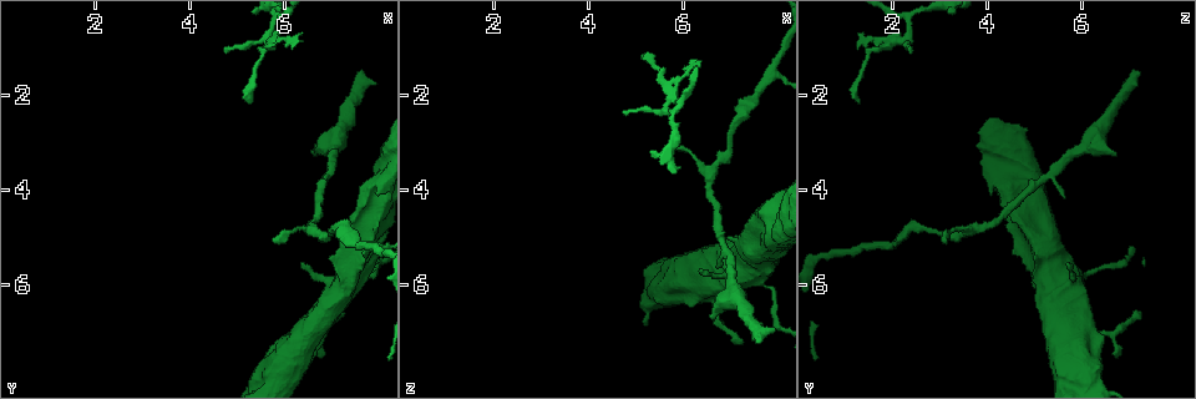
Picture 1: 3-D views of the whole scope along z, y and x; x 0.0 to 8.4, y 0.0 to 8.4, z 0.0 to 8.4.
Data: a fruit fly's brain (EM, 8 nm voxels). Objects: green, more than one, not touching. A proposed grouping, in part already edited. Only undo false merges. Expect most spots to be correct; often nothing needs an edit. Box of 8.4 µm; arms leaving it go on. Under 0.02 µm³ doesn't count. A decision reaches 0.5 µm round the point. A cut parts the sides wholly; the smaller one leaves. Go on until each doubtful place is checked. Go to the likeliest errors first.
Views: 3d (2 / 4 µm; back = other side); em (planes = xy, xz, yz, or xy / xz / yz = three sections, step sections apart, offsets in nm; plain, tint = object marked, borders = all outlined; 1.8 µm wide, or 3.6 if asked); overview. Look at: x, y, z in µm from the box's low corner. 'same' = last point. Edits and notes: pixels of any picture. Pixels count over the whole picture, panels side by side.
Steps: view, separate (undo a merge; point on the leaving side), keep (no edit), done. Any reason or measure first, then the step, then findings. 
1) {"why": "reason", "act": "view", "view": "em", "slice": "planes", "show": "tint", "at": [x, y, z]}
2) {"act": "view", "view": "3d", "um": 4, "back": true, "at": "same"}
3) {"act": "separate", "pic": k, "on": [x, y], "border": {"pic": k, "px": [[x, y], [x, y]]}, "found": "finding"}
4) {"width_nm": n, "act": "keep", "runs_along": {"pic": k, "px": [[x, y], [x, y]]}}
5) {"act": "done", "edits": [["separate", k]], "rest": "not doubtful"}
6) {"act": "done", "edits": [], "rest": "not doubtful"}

{"why": "touches itself", "act": "view", "view": "3d", "um": 4, "at": [6.50, 6.95, 5.95]}

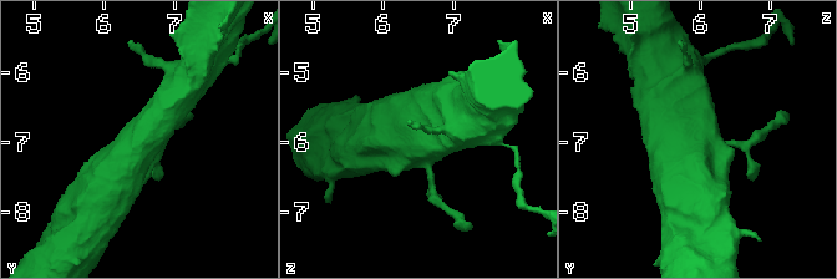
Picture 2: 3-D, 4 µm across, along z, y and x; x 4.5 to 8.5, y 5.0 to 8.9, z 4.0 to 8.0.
{"why": "shape alone is not enough", "act": "view", "view": "em", "um": 3.6, "slice": "xz", "step": 8, "show": "tint", "at": [6.50, 7.00, 5.95]}

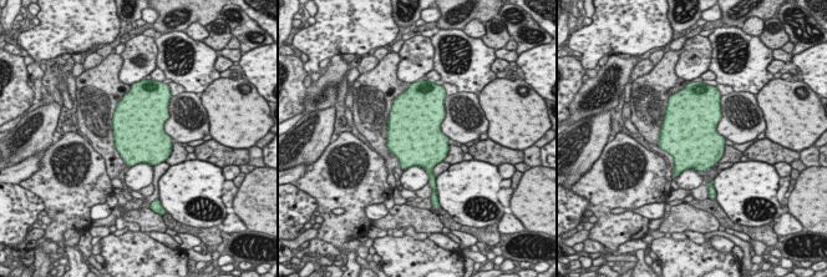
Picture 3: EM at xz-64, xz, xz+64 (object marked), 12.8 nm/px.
{"why": "another direction", "act": "view", "view": "em", "um": 3.6, "slice": "planes", "show": "tint", "at": "same"}

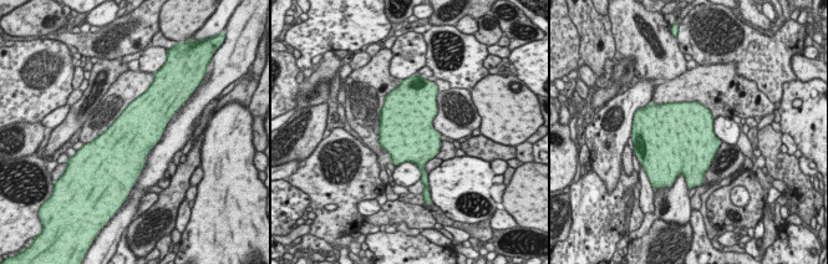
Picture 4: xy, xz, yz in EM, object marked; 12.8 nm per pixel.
{"width_nm": 650, "act": "keep", "found": "one cell here"}

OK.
{"why": "sharp bend", "act": "view", "view": "em", "slice": "planes", "show": "borders", "at": [7.85, 5.20, 1.55]}

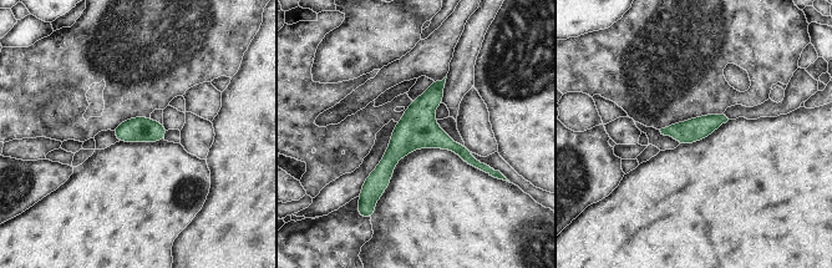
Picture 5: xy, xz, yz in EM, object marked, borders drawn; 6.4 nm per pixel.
{"act": "keep", "found": "all the same cell"}

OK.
{"why": "three arms meet", "act": "view", "view": "3d", "um": 4, "at": [7.30, 5.95, 5.60]}

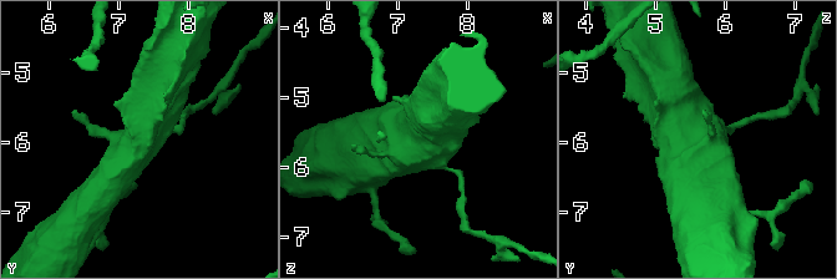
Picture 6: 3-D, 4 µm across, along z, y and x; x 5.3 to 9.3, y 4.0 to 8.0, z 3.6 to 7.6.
{"act": "view", "view": "em", "um": 3.6, "slice": "planes", "show": "plain", "at": [7.35, 5.95, 5.50]}

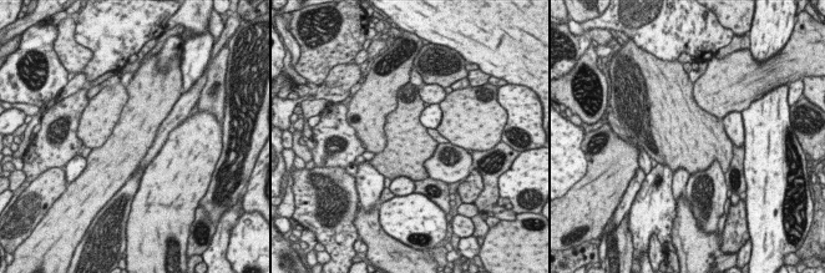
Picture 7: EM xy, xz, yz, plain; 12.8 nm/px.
{"act": "view", "view": "em", "um": 3.6, "slice": "planes", "show": "tint", "at": "same"}

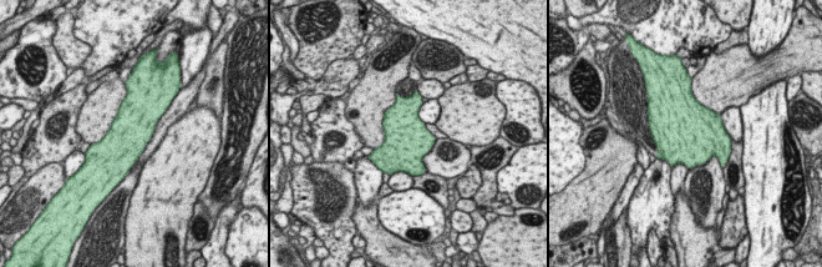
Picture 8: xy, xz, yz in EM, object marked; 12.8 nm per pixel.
{"width_nm": 550, "act": "keep", "found": "continuous, no second cell"}

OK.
{"act": "done", "edits": [], "rest": "not doubtful"}

